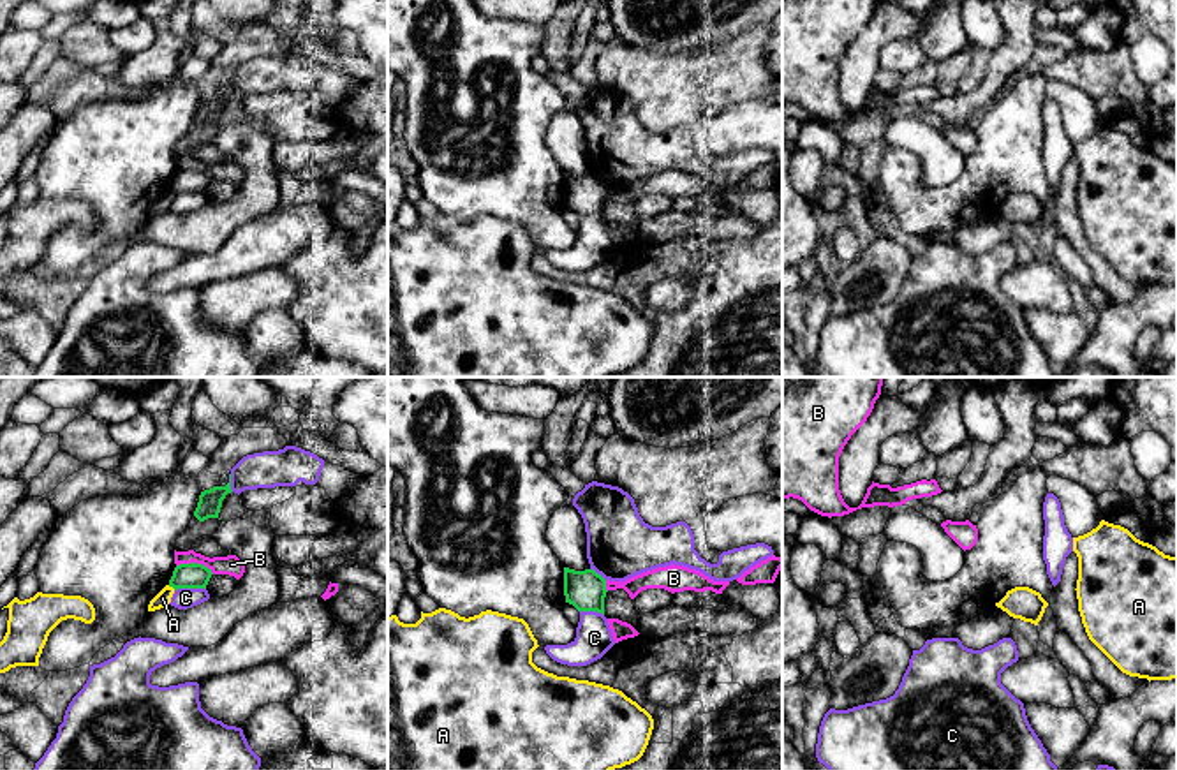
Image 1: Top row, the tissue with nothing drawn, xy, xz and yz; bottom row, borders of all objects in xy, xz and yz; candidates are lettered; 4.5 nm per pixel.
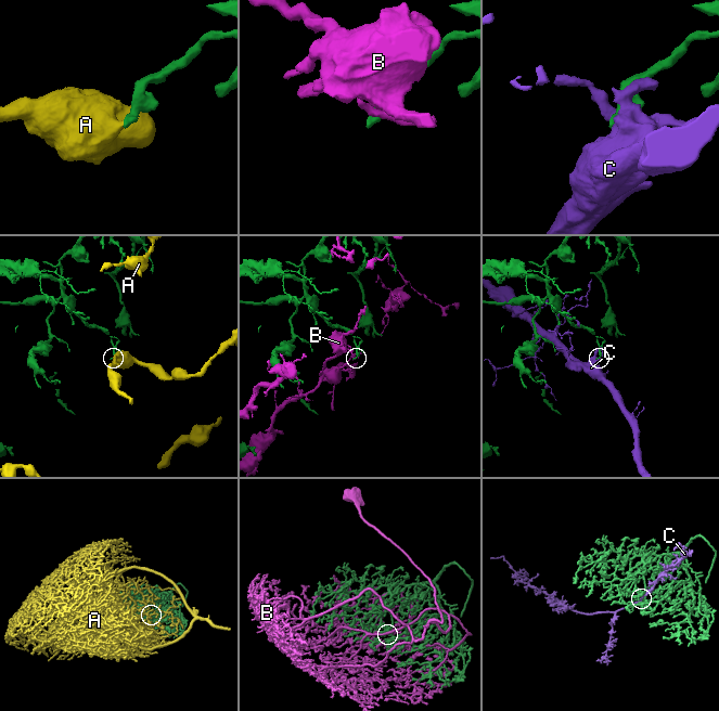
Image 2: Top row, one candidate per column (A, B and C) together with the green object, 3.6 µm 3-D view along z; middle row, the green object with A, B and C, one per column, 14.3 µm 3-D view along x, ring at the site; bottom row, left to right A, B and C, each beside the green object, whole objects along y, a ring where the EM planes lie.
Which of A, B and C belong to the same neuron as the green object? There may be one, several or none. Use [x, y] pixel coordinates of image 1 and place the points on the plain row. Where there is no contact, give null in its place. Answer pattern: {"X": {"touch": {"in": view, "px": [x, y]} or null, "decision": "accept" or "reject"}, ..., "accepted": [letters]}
{"A": {"touch": {"in": "xy", "px": [171, 191]}, "decision": "reject"}, "B": {"touch": {"in": "xy", "px": [194, 168]}, "decision": "reject"}, "C": {"touch": {"in": "xy", "px": [189, 192]}, "decision": "reject"}, "accepted": []}

